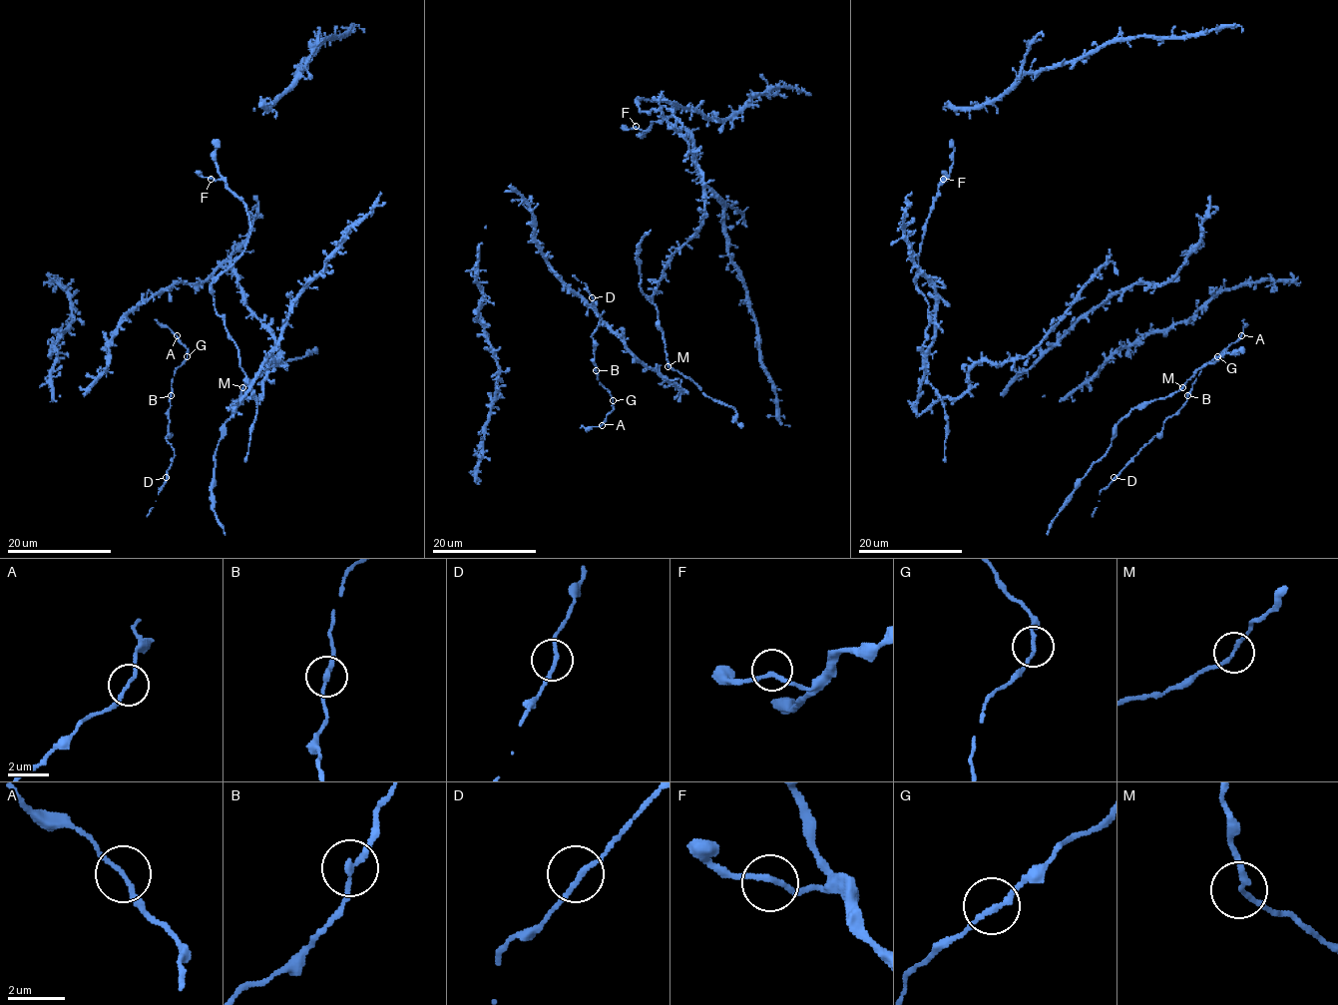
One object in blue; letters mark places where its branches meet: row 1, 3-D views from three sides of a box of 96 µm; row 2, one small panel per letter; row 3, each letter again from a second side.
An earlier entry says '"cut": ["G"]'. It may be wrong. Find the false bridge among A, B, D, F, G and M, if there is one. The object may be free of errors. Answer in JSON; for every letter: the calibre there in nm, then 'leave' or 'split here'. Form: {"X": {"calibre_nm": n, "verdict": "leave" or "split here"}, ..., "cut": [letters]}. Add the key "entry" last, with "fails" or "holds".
{"A": {"calibre_nm": 150, "verdict": "leave"}, "B": {"calibre_nm": 200, "verdict": "leave"}, "D": {"calibre_nm": 180, "verdict": "leave"}, "F": {"calibre_nm": 190, "verdict": "leave"}, "G": {"calibre_nm": 180, "verdict": "leave"}, "M": {"calibre_nm": 180, "verdict": "leave"}, "cut": [], "entry": "fails"}

